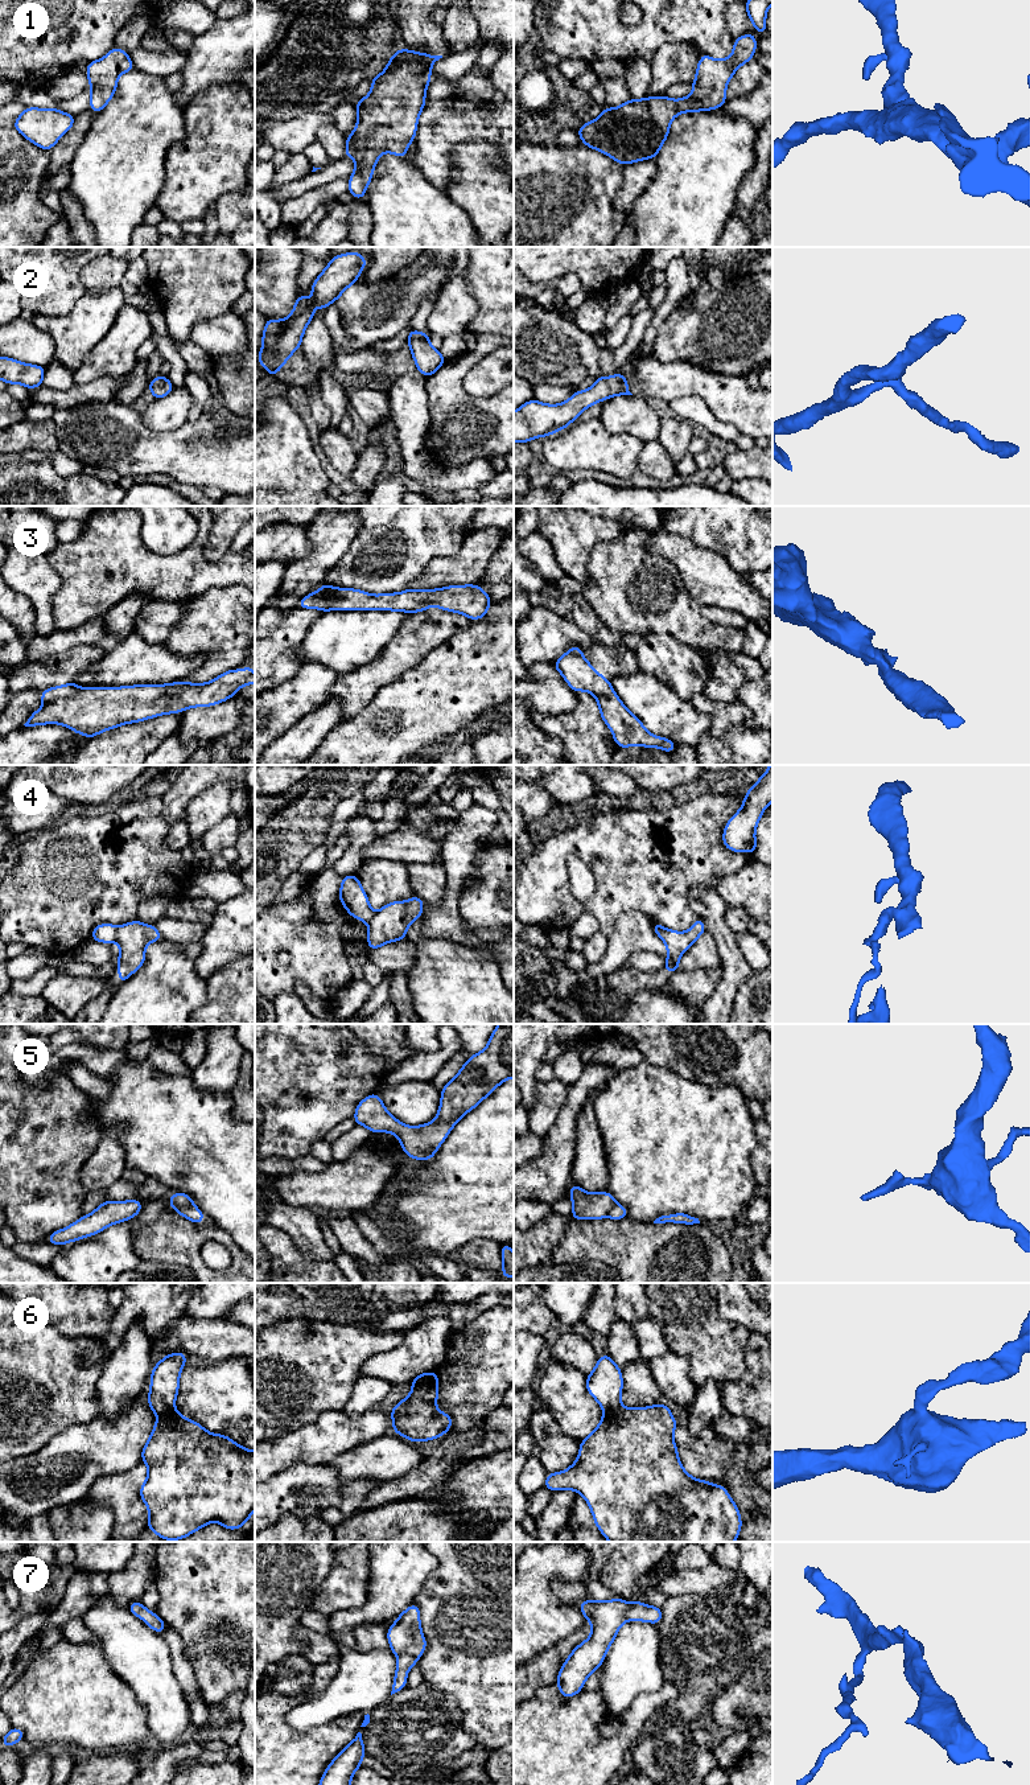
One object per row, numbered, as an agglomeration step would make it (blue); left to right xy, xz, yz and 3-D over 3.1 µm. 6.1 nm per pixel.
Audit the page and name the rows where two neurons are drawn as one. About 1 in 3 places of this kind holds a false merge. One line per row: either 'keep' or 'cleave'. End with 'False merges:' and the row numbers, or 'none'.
1: keep
2: keep
3: cleave
4: cleave
5: cleave
6: cleave
7: keep
False merges: 3, 4, 5, 6

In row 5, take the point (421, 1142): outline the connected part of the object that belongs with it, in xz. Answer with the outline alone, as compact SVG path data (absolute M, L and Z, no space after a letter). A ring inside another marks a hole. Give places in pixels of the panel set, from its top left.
M376 1093L359 1102L353 1116L357 1124L367 1127L371 1134L391 1132L399 1138L408 1157L432 1160L458 1120L405 1126L392 1116Z

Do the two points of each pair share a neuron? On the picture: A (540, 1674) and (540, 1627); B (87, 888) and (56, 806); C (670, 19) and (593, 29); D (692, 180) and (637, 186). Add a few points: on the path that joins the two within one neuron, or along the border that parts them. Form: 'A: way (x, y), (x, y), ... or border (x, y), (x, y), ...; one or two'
A: border (568, 1637), (536, 1653), (527, 1662); two
B: border (61, 817), (52, 826), (32, 833); two
C: way (651, 33), (612, 35); one
D: border (655, 159), (655, 177), (634, 201), (630, 210); two

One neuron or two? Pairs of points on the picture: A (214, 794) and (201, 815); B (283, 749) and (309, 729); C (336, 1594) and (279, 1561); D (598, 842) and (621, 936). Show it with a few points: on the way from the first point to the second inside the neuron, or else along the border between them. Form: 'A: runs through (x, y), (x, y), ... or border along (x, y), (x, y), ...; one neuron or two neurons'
A: runs through (214, 800), (206, 810); one neuron
B: runs through (289, 749), (303, 736); one neuron
C: border along (333, 1555), (330, 1572), (321, 1583), (310, 1608); two neurons
D: border along (647, 914), (622, 913), (608, 937); two neurons

